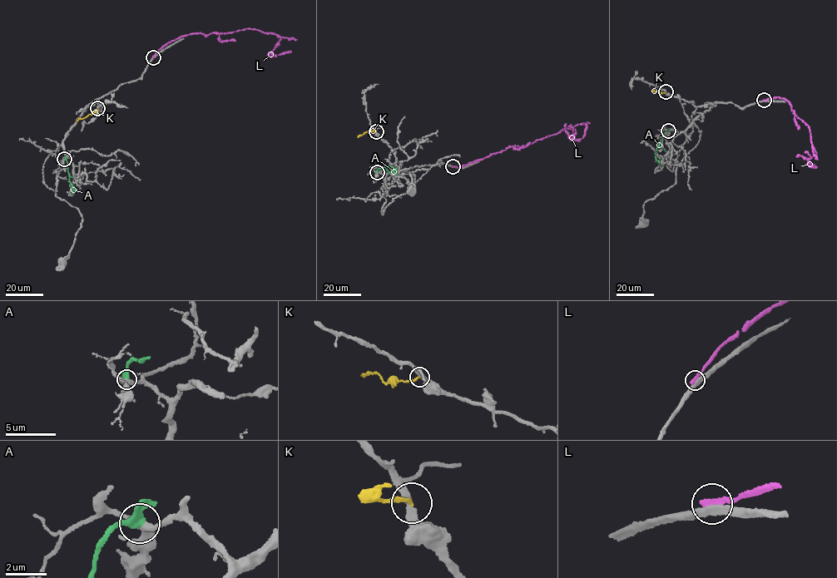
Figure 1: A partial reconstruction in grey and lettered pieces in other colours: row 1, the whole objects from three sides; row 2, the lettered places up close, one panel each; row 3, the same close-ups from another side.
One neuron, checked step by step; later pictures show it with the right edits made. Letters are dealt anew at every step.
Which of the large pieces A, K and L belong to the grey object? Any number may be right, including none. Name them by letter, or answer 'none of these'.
none of these

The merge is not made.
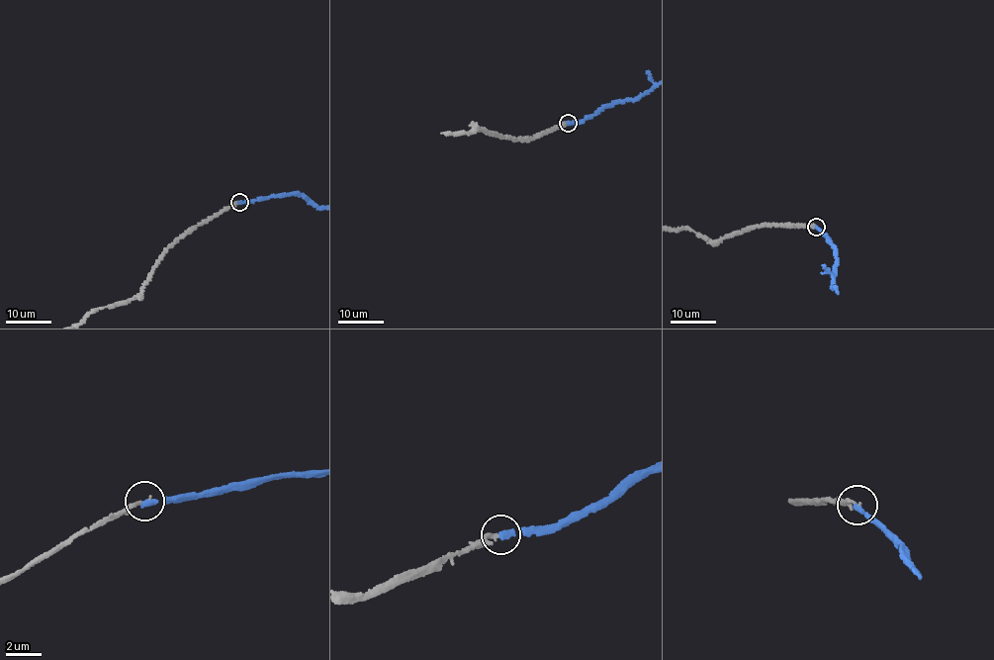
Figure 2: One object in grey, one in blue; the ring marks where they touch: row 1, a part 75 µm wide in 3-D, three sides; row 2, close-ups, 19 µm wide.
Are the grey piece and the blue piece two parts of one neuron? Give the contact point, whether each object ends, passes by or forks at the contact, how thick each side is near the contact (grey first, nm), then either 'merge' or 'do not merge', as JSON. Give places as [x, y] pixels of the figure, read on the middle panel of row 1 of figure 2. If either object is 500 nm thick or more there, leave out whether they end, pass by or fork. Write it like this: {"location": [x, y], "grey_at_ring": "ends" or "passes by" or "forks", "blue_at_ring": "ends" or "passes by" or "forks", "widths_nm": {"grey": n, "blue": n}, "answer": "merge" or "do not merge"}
{"location": [568, 123], "grey_at_ring": "ends", "blue_at_ring": "ends", "widths_nm": {"grey": 170, "blue": 360}, "answer": "merge"}

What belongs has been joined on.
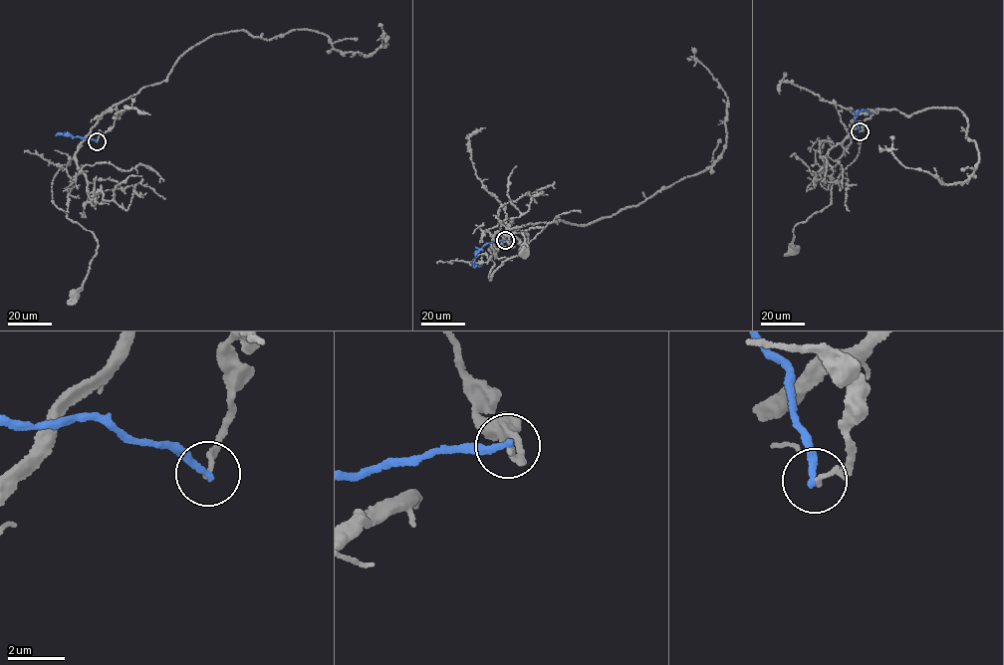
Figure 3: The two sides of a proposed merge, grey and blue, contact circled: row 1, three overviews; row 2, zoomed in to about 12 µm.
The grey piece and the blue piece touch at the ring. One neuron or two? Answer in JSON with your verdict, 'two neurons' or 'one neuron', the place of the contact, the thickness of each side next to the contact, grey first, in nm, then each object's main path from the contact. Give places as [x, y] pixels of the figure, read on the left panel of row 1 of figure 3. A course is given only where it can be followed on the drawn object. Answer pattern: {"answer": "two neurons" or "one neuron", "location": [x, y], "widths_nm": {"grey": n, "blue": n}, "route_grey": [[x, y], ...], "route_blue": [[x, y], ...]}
{"answer": "two neurons", "location": [97, 141], "widths_nm": {"grey": 160, "blue": 240}, "route_grey": [[97, 141], [100, 130], [112, 127], [116, 105], [92, 126], [52, 184], [54, 203], [98, 241], [75, 296]], "route_blue": [[97, 141], [59, 133], [65, 131]]}

